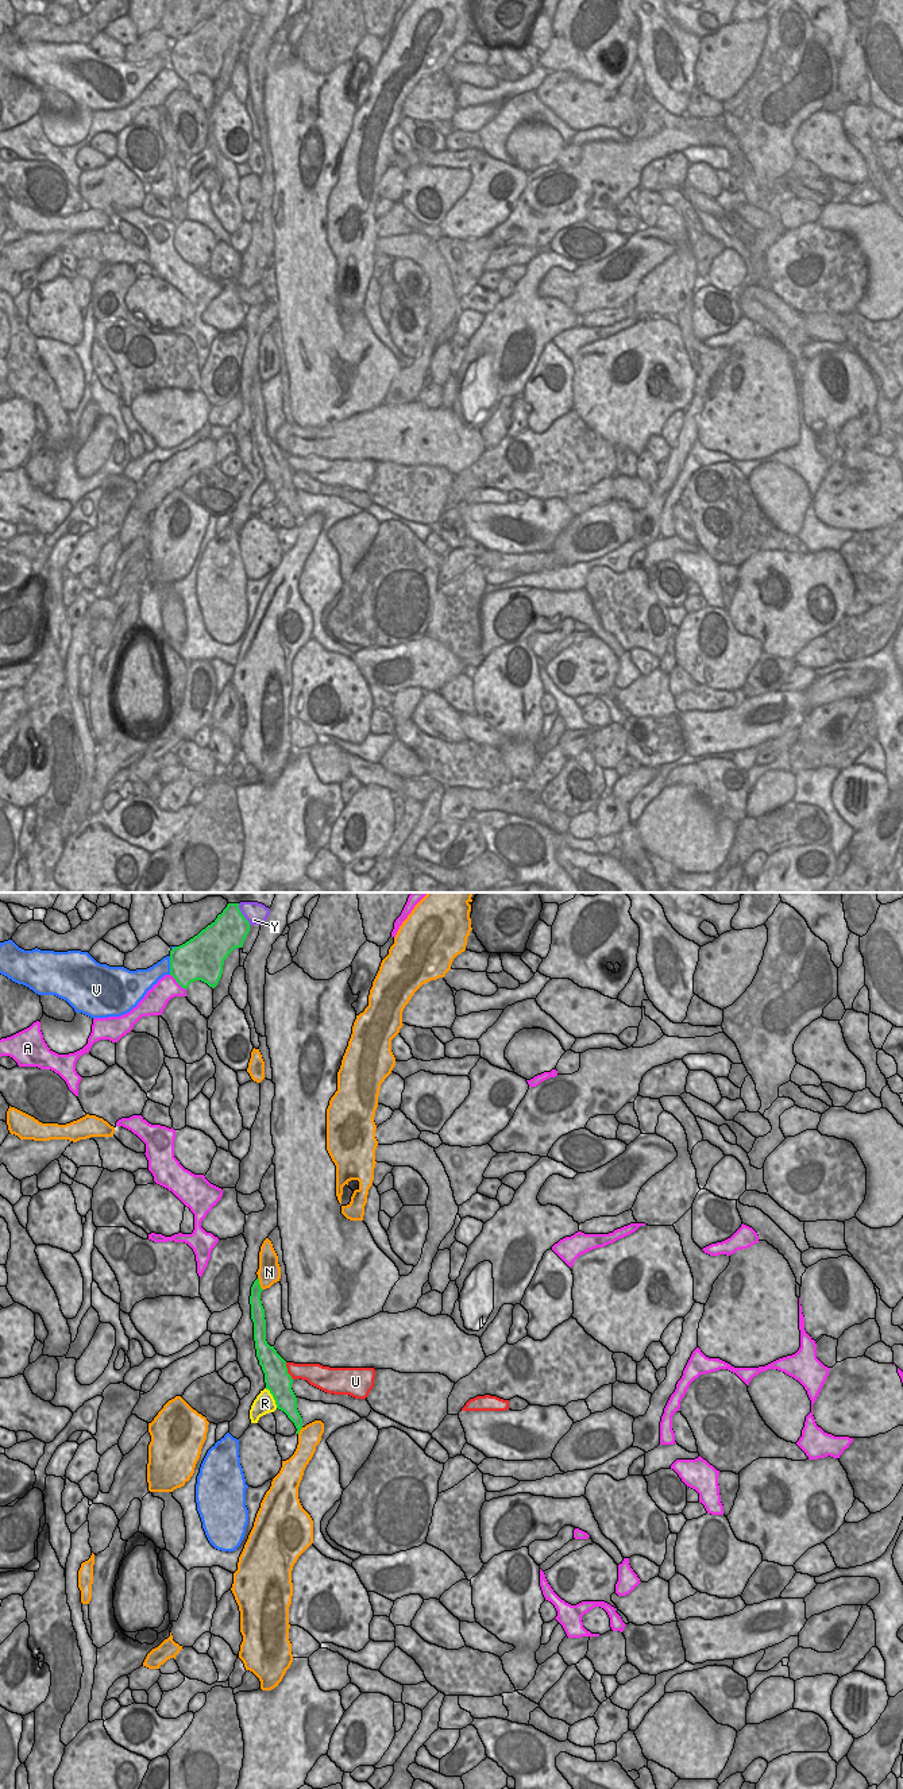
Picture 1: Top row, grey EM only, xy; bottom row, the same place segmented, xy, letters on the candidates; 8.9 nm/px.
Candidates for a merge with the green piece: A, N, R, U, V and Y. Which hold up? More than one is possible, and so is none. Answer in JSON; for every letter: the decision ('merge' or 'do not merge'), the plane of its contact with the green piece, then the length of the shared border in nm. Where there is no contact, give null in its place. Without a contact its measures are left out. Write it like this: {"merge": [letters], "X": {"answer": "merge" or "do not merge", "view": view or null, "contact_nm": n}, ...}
{"merge": [], "A": {"answer": "do not merge", "view": "xy", "contact_nm": 200}, "N": {"answer": "do not merge", "view": "xy", "contact_nm": 130}, "R": {"answer": "do not merge", "view": "xy", "contact_nm": 220}, "U": {"answer": "do not merge", "view": "xy", "contact_nm": 170}, "V": {"answer": "do not merge", "view": "xy", "contact_nm": 170}, "Y": {"answer": "do not merge", "view": "xy", "contact_nm": 220}}

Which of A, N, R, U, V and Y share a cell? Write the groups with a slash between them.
A / N / R / U / V / Y

